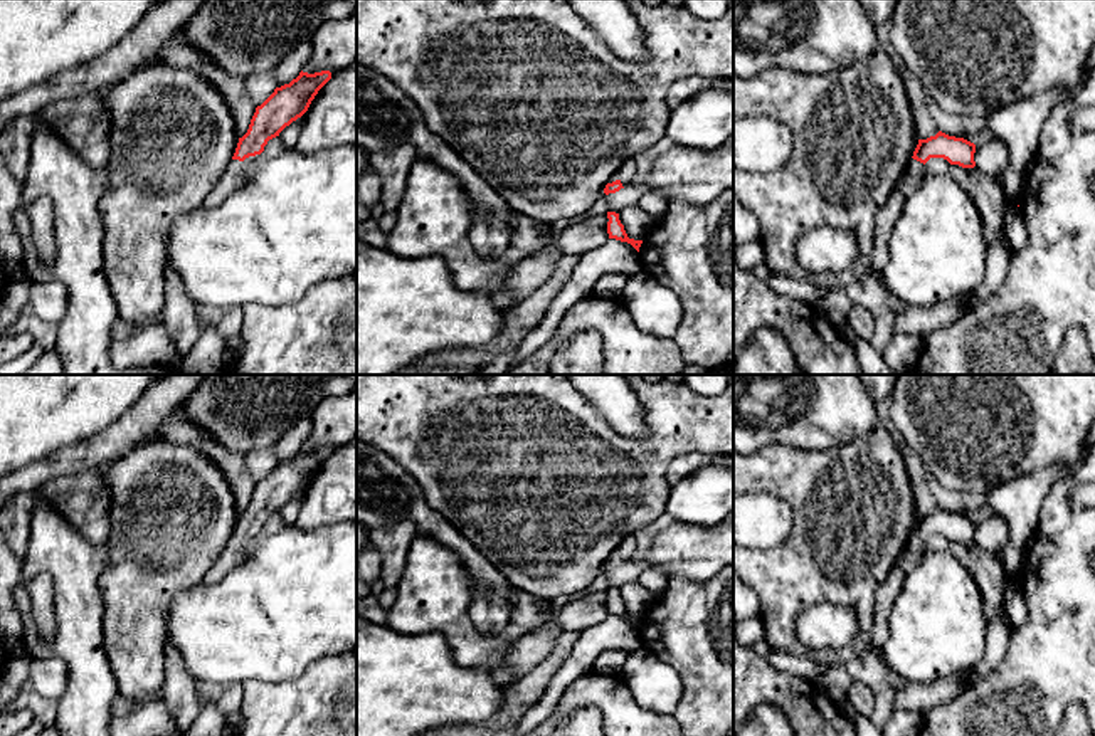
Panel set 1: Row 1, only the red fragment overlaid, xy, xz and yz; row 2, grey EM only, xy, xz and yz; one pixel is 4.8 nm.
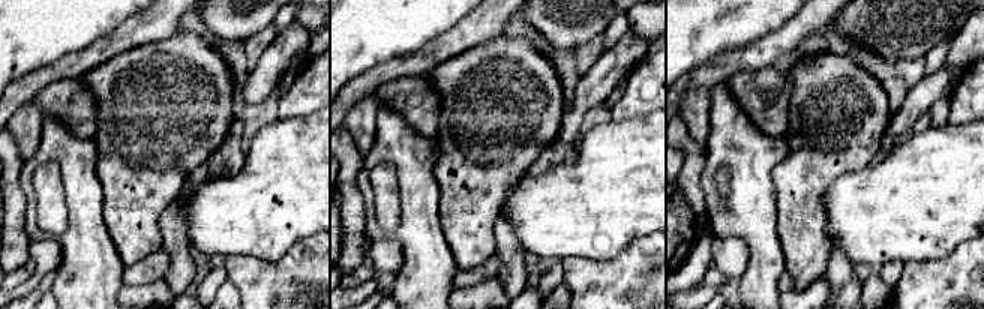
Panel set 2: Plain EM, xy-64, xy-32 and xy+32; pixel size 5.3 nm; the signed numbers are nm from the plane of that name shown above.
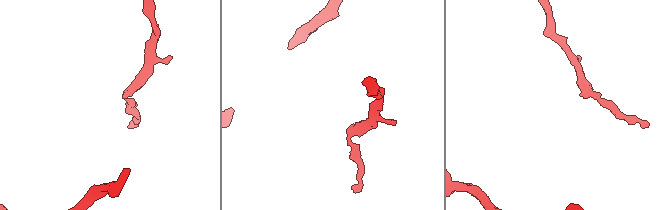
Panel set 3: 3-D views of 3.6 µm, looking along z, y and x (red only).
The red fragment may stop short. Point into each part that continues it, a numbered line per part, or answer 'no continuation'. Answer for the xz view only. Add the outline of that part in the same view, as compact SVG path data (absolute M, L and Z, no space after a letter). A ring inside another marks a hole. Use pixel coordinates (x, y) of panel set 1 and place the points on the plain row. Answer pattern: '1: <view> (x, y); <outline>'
1: xz (626, 550); M627 536L612 553L607 560L612 560L619 556L622 563L629 563L639 556L636 549L636 539L632 536Z

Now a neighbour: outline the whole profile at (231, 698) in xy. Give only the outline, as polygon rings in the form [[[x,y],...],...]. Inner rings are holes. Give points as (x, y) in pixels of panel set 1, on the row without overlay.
[[[234,682],[222,689],[220,699],[217,701],[217,707],[222,714],[230,716],[241,711],[242,706],[242,684]]]

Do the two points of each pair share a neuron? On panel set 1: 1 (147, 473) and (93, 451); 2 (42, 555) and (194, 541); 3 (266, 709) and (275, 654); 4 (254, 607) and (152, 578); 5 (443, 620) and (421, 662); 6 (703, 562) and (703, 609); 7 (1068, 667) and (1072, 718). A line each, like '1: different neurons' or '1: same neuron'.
1: different neurons
2: different neurons
3: different neurons
4: different neurons
5: different neurons
6: different neurons
7: different neurons

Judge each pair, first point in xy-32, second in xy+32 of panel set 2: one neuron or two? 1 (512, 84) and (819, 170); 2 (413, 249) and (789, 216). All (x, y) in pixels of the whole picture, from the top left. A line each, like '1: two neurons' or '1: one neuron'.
1: one neuron
2: two neurons

